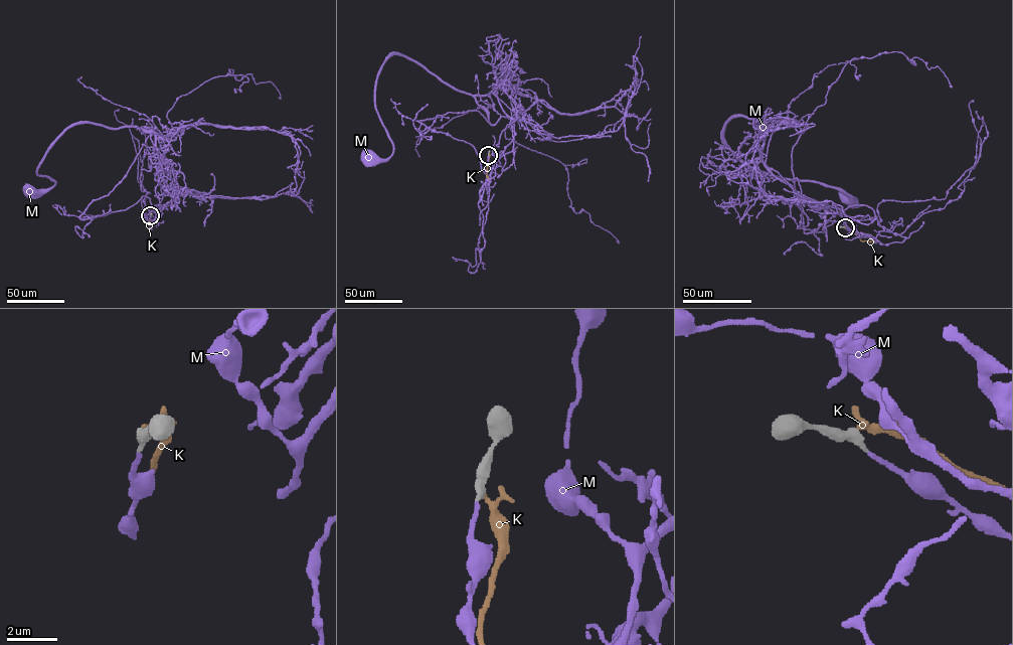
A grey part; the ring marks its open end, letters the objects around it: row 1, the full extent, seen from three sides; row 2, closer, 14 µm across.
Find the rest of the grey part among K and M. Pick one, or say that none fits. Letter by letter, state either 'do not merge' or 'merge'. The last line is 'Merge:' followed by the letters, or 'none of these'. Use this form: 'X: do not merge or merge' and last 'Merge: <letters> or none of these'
K: do not merge
M: merge
Merge: M

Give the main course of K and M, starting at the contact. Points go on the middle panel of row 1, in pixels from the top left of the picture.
K: (488, 154), (488, 180)
M: (488, 155), (492, 165), (514, 135), (496, 86), (468, 95), (394, 54), (375, 89), (393, 152), (370, 152)

